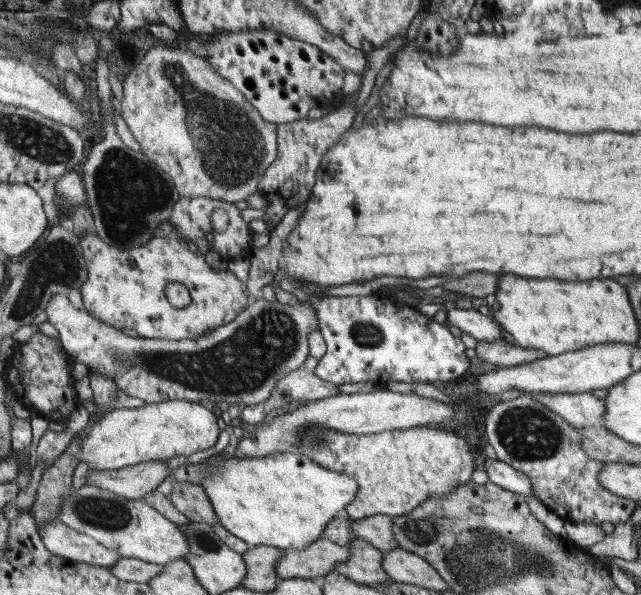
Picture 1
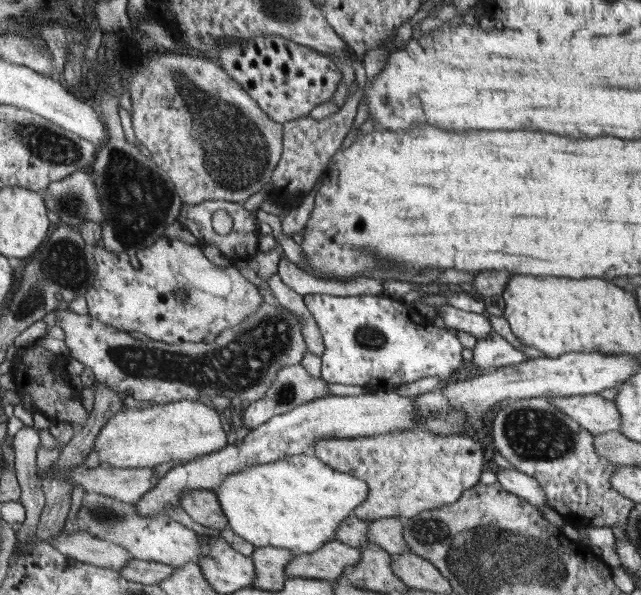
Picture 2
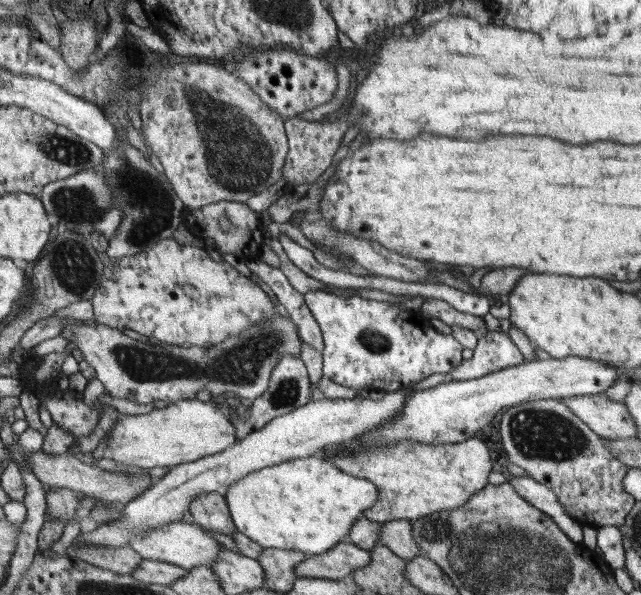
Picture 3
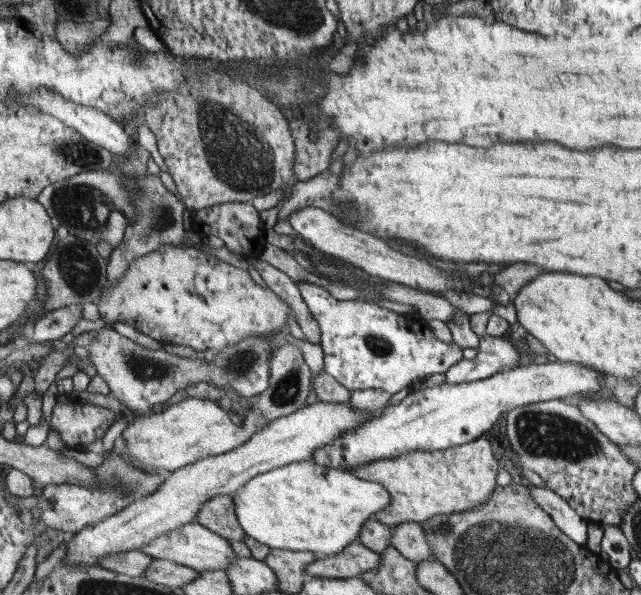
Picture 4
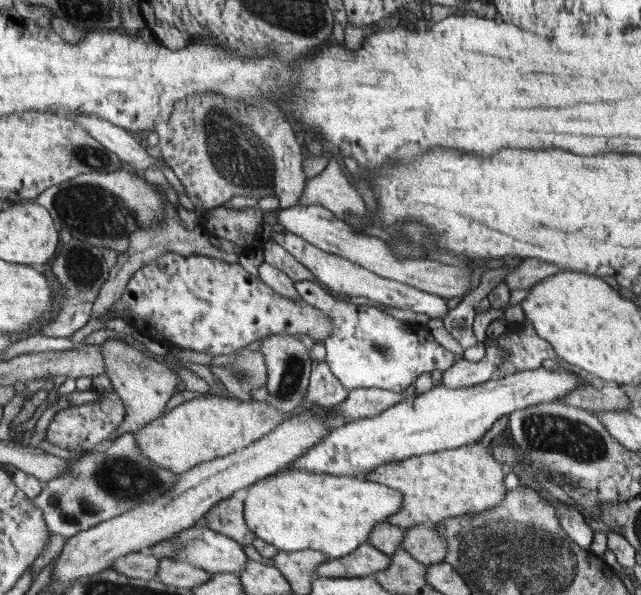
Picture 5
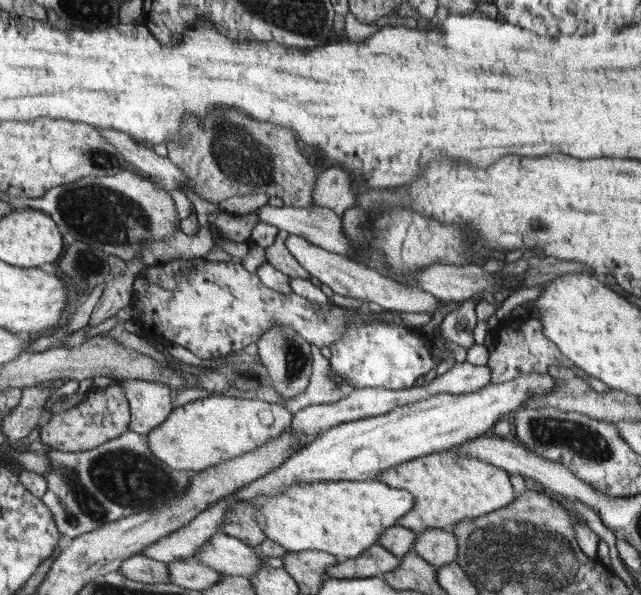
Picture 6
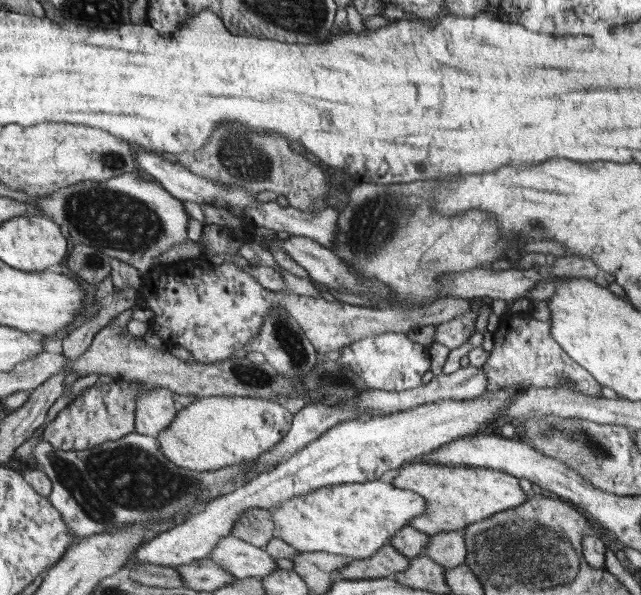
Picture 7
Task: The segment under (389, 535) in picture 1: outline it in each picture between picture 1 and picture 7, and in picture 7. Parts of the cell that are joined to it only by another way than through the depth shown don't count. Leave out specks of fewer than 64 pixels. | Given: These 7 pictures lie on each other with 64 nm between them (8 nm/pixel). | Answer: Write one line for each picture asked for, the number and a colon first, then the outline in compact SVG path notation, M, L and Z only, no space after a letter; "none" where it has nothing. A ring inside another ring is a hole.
2: M399 518L367 522L367 542L377 544L379 548L389 552L391 556L409 552L409 546L403 540L403 530L401 530Z
3: M393 520L389 524L379 524L379 538L377 544L387 546L395 556L403 560L413 560L421 556L419 544L411 536L411 524L407 520Z
4: M417 522L391 528L391 548L399 550L399 554L411 562L431 560L435 556L431 544L425 540L425 532Z
5: M419 524L403 530L403 548L421 564L441 564L447 556L447 542L441 538L433 524Z
6: M429 528L425 532L415 534L413 552L435 568L447 566L457 560L457 540L451 532Z
7: M443 532L443 534L435 534L427 538L427 546L425 546L425 556L429 556L429 560L433 560L435 564L439 564L441 568L457 568L459 564L465 564L467 558L467 548L463 542L463 534L461 532Z

